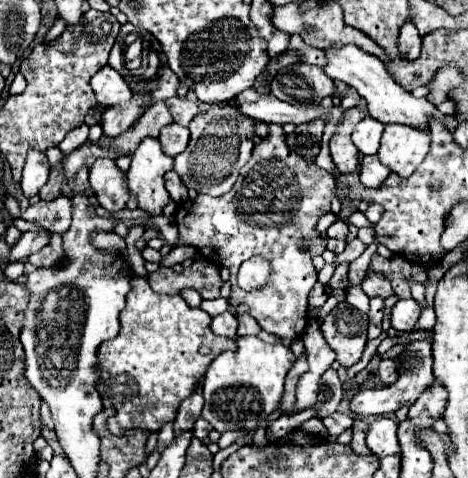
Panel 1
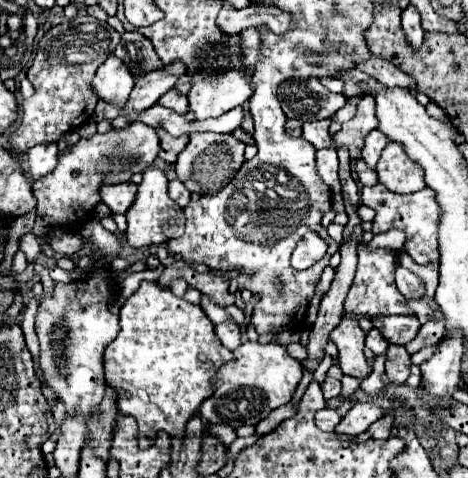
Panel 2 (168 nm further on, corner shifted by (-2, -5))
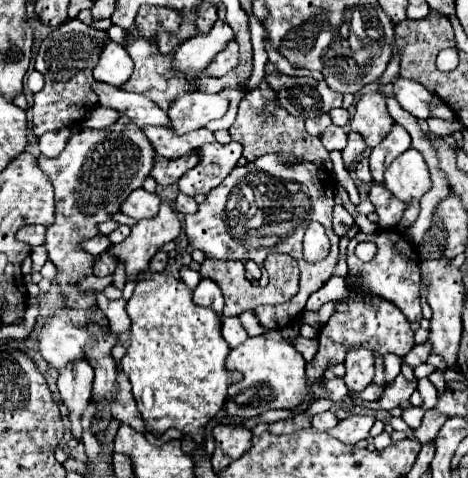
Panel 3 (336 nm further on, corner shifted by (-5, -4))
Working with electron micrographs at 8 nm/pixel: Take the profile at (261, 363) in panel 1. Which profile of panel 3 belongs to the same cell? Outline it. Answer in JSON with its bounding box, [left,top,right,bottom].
[224,337,306,417]

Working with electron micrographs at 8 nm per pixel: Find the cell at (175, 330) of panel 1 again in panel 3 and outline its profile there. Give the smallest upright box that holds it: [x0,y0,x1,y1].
[120,273,232,443]

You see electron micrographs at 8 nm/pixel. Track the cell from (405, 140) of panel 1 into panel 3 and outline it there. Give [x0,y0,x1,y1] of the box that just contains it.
[384,147,432,233]

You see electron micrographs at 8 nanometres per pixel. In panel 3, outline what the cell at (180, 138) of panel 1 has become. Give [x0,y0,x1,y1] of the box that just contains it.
[142,127,214,159]

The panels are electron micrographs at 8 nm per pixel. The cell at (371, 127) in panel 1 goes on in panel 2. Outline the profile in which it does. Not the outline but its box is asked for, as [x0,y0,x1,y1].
[361,130,389,168]

